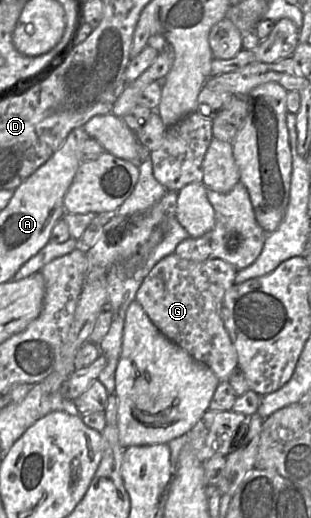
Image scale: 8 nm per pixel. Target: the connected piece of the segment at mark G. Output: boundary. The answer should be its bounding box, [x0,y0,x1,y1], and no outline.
[136,253,238,382]

